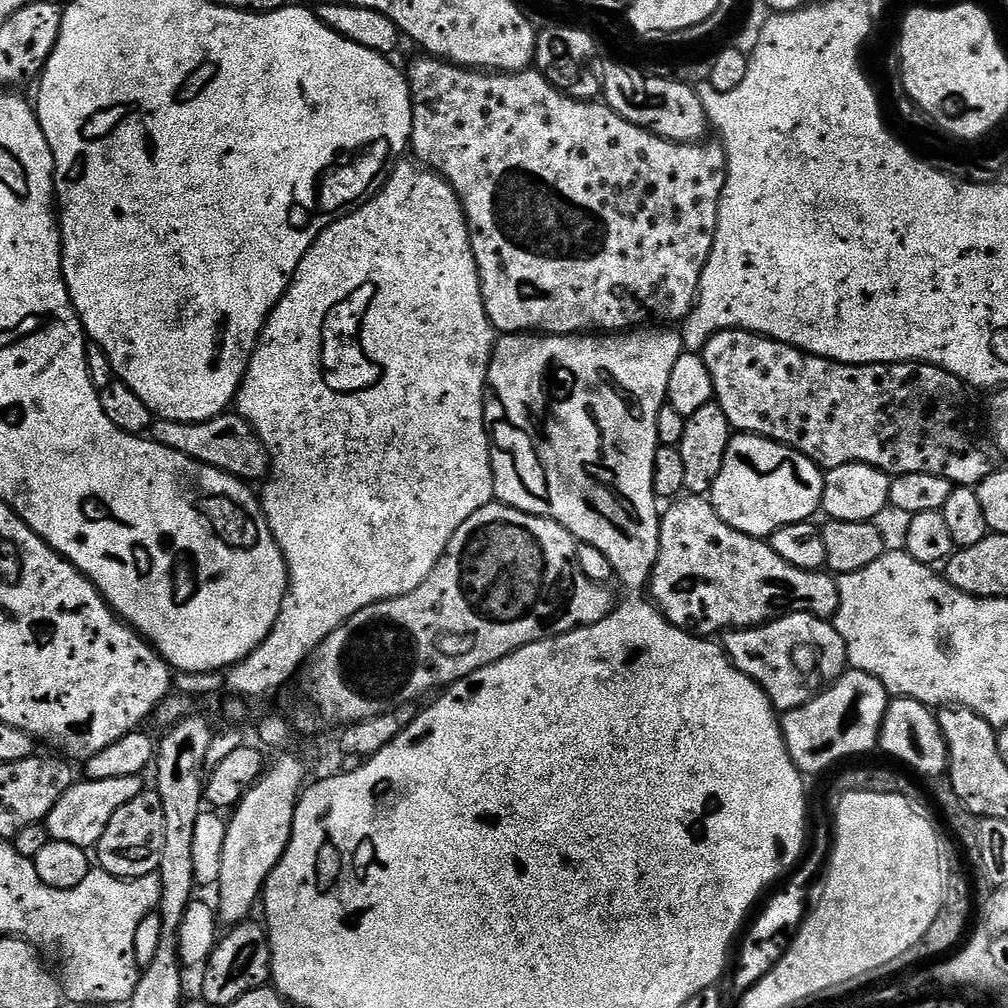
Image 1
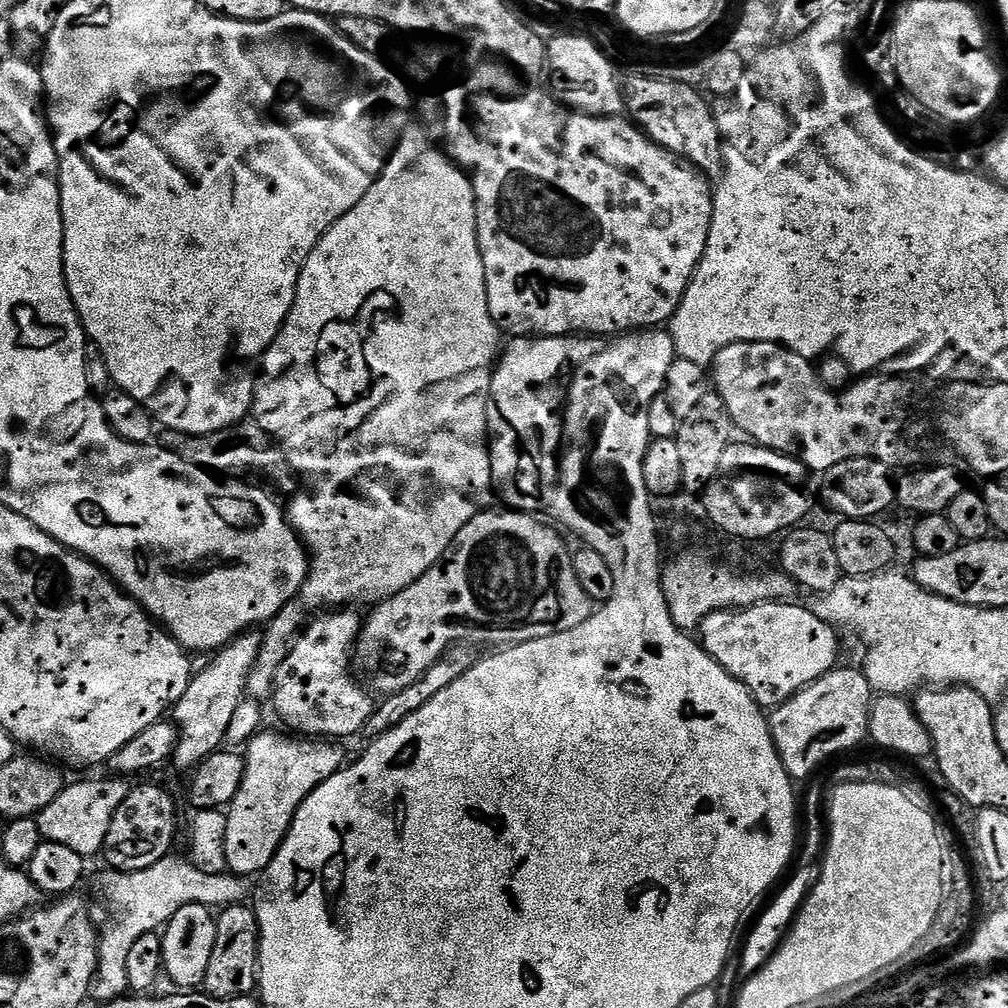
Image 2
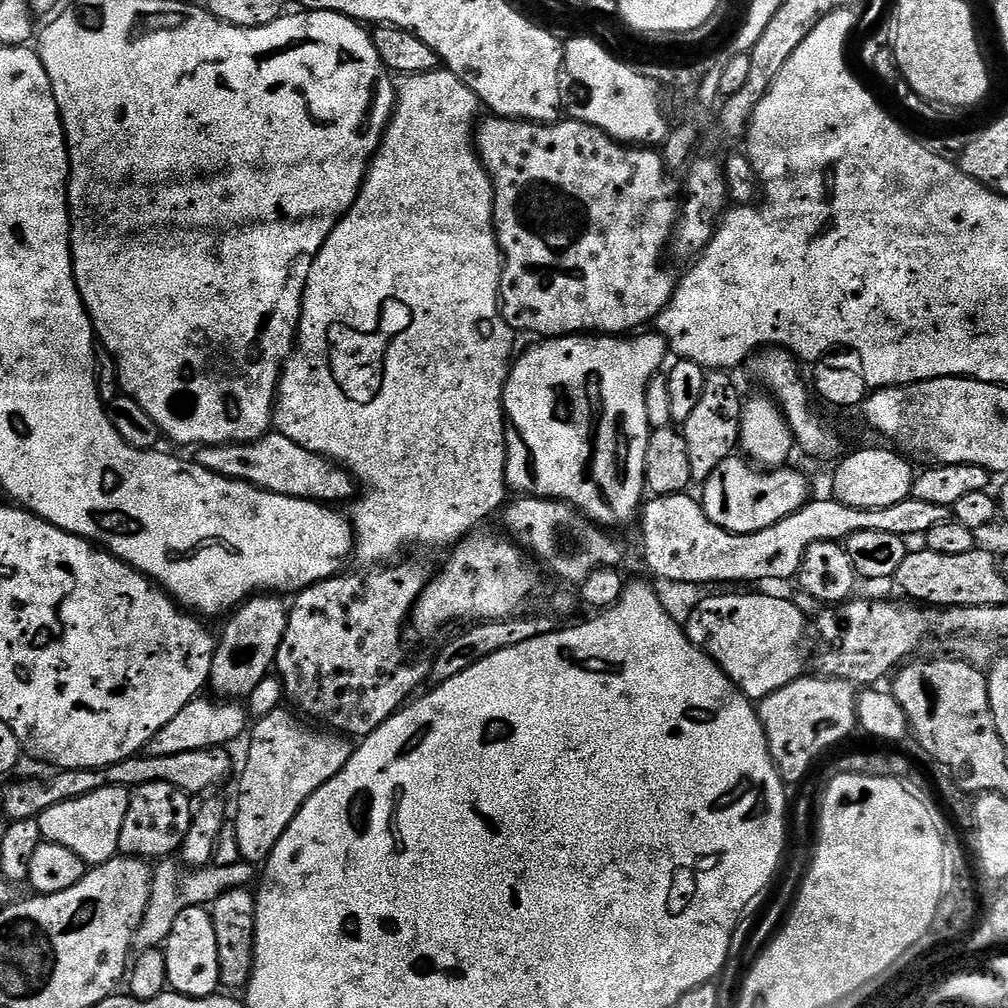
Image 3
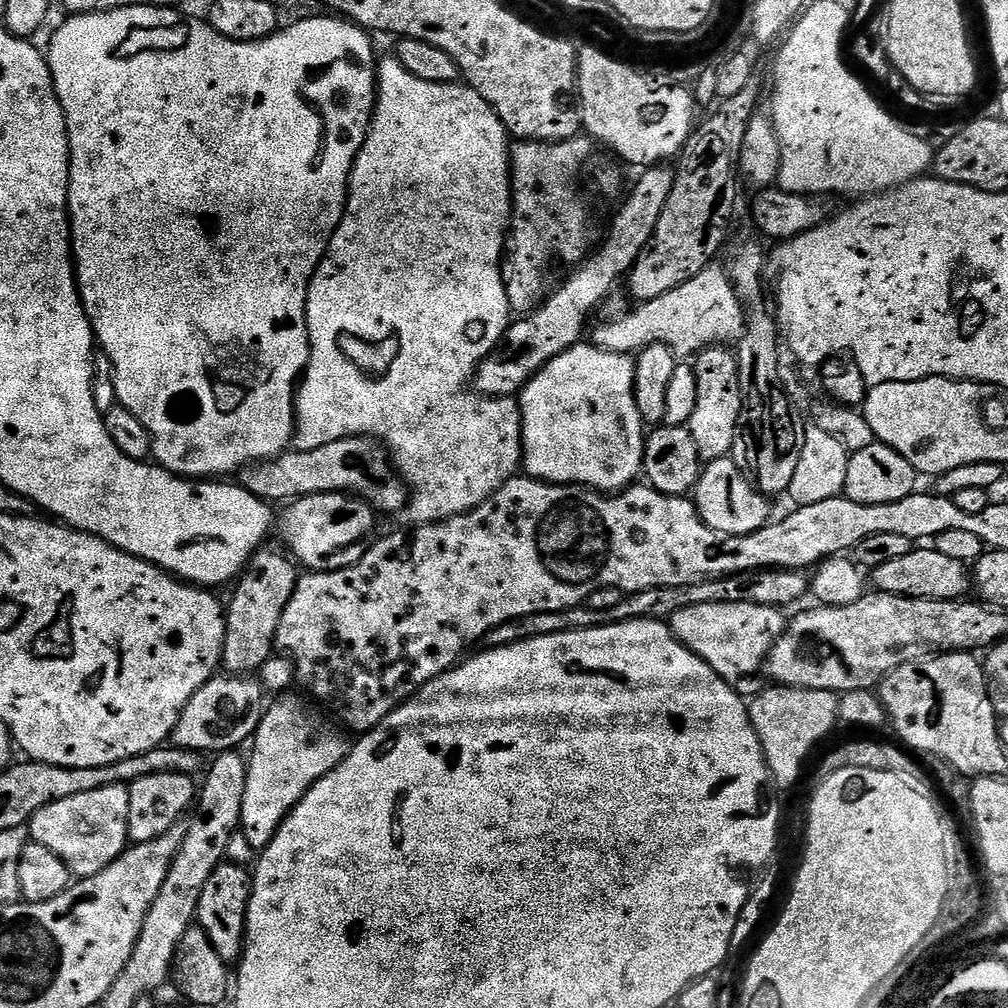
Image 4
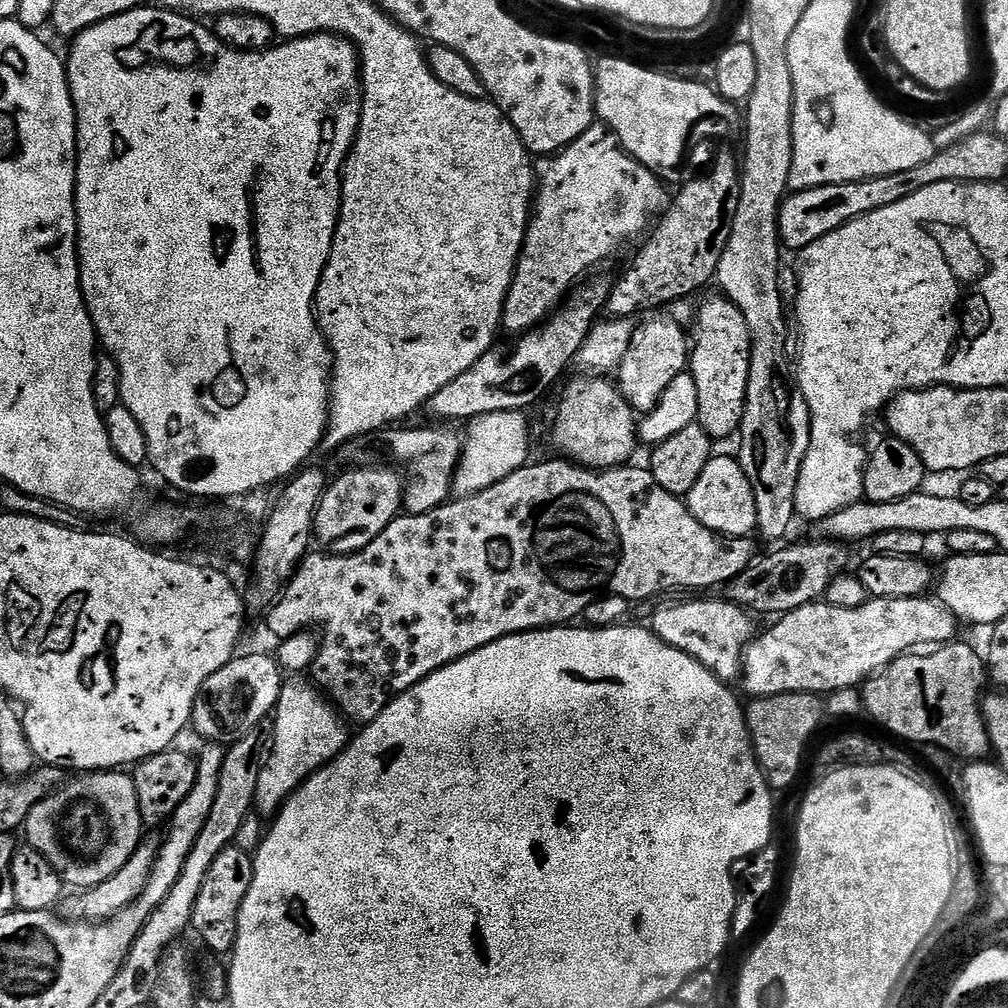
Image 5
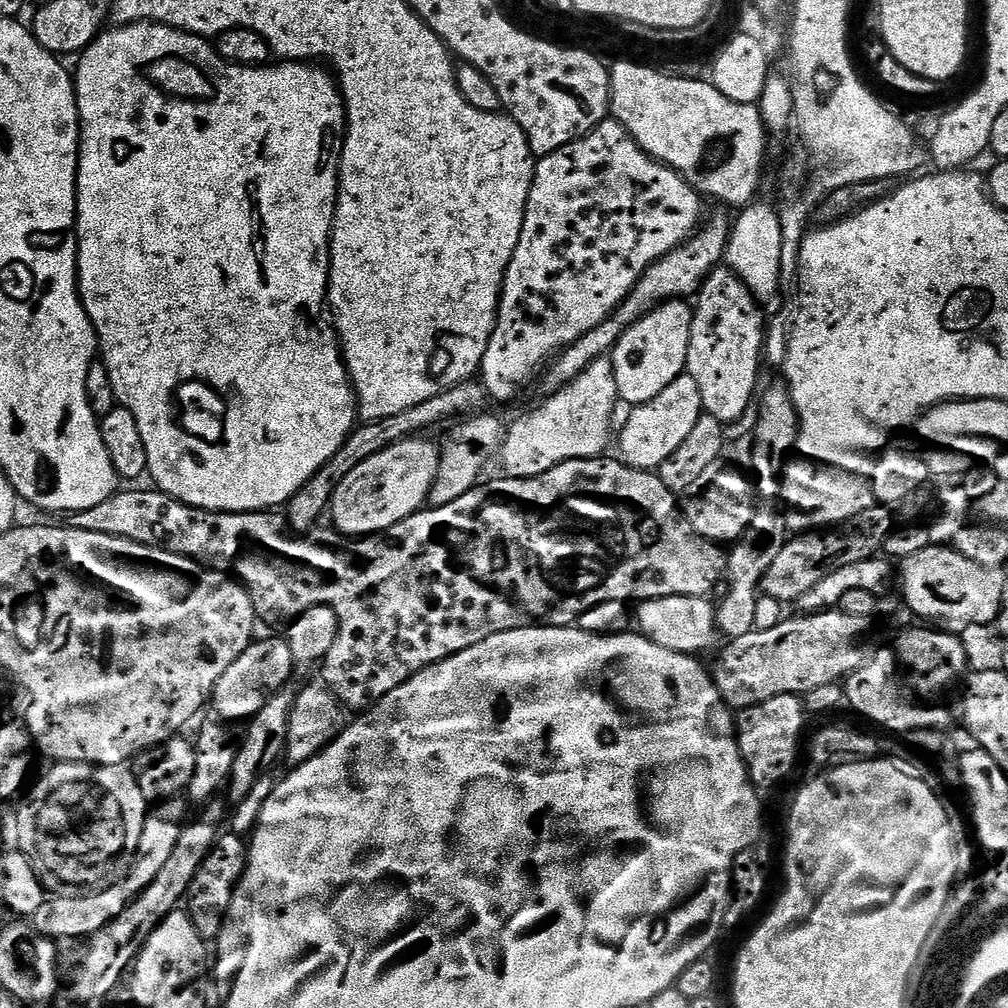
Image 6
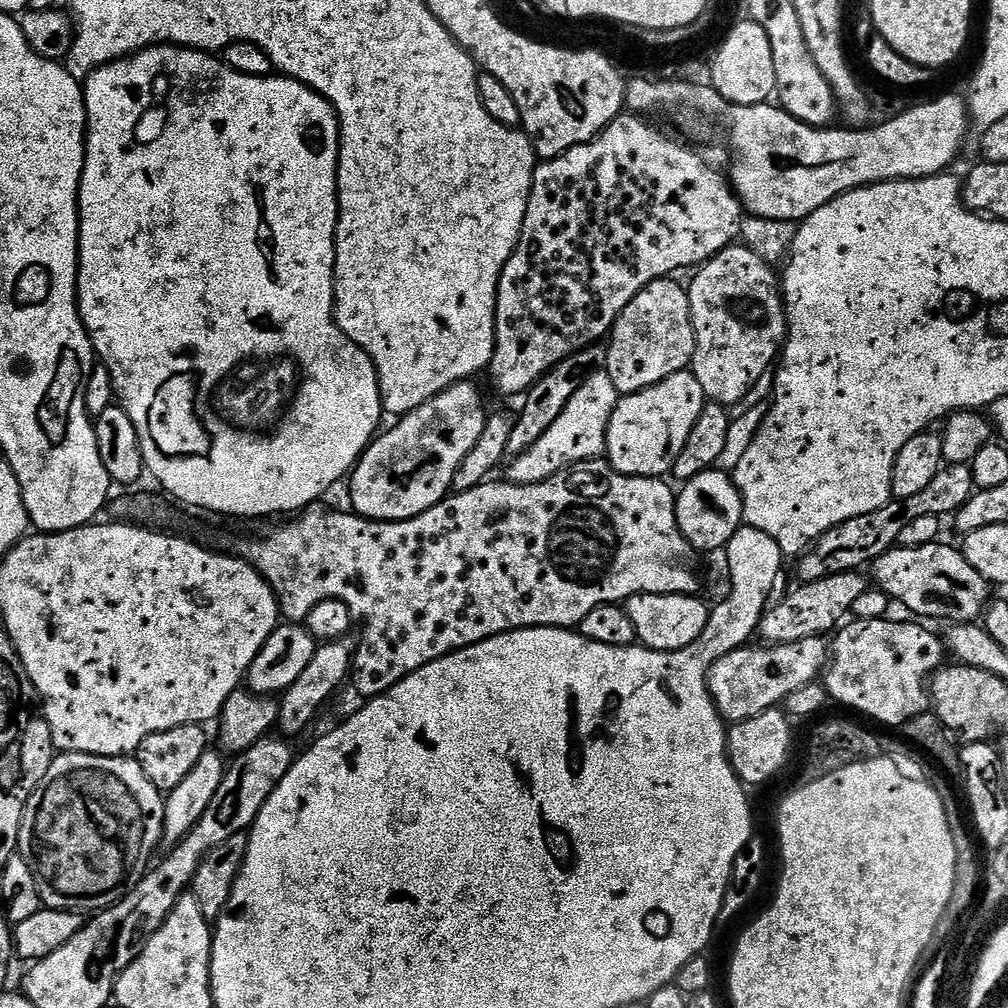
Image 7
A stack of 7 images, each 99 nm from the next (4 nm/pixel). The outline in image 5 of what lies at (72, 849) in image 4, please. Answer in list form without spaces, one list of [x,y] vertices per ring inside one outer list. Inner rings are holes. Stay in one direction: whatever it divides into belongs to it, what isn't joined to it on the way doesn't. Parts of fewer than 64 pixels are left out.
[[[101,770],[77,775],[75,779],[67,788],[69,798],[80,803],[72,808],[72,820],[76,823],[76,852],[80,856],[72,856],[71,850],[64,848],[63,838],[56,833],[55,795],[47,796],[30,810],[22,832],[28,835],[30,847],[50,862],[65,885],[73,884],[73,889],[83,890],[106,882],[106,878],[118,874],[118,870],[126,866],[134,850],[142,843],[142,825],[134,782],[127,771]]]

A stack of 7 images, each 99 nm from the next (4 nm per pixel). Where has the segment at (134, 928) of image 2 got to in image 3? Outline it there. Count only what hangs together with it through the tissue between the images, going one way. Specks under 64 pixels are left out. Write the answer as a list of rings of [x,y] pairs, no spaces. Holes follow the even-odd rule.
[[[160,862],[155,865],[152,873],[152,889],[150,900],[146,906],[146,914],[142,918],[139,928],[136,929],[135,943],[141,949],[160,948],[171,932],[171,926],[178,914],[187,907],[196,905],[211,906],[223,892],[231,888],[248,888],[257,879],[257,865],[239,862],[228,866],[209,866],[185,870],[179,863]]]

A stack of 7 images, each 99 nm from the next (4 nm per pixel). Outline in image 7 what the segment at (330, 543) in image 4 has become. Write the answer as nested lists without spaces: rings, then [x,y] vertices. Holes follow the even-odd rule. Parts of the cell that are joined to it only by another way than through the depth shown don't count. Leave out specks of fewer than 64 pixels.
[[[454,382],[445,392],[431,396],[425,404],[418,405],[412,412],[405,412],[393,423],[396,425],[389,432],[381,431],[356,461],[350,473],[352,485],[348,488],[352,495],[351,511],[366,520],[377,522],[409,520],[442,502],[449,495],[460,463],[478,442],[485,419],[486,411],[480,405],[480,392],[472,382]]]

